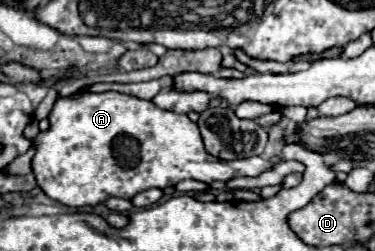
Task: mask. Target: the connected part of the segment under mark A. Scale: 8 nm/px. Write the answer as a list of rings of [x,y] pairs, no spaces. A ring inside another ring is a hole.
[[[84,92],[80,96],[58,98],[52,106],[52,112],[48,114],[48,122],[50,128],[46,132],[40,132],[32,140],[32,144],[36,146],[32,158],[32,174],[36,178],[36,184],[50,198],[76,208],[94,206],[106,202],[112,196],[132,198],[148,188],[164,190],[168,186],[176,186],[180,180],[186,178],[210,184],[214,180],[230,180],[236,176],[258,176],[272,166],[272,162],[262,156],[250,156],[240,160],[220,160],[216,156],[210,156],[204,148],[196,122],[192,122],[186,114],[160,110],[148,100],[140,100],[120,92]]]

